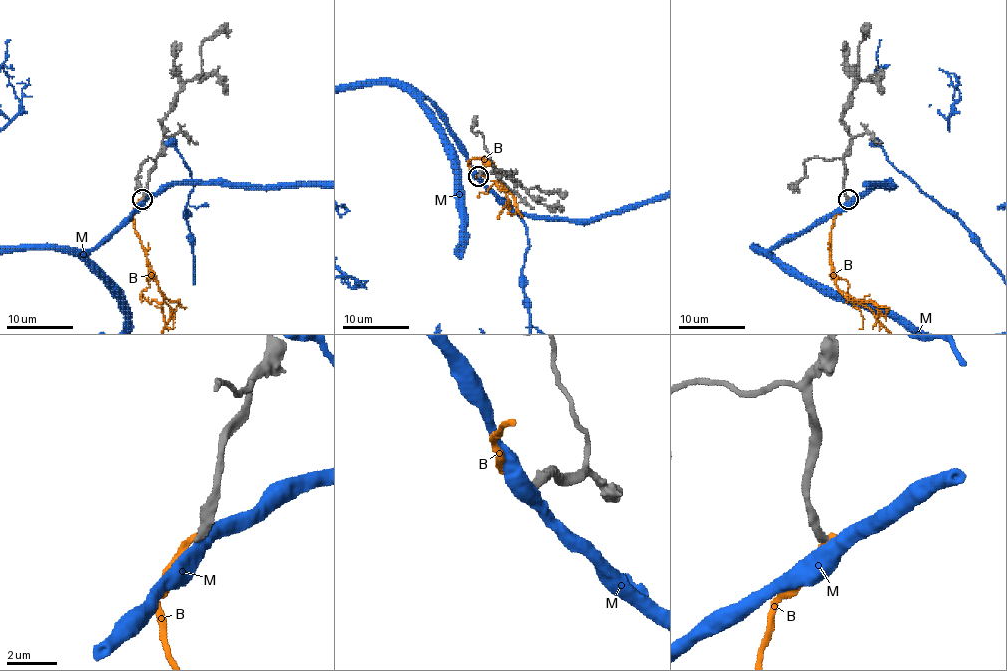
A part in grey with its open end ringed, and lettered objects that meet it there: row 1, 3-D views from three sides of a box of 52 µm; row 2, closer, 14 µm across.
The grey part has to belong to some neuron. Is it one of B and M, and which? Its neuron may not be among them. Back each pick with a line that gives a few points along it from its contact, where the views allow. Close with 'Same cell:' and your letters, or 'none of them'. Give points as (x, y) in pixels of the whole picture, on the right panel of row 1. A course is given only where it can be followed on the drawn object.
Same cell: none of them

